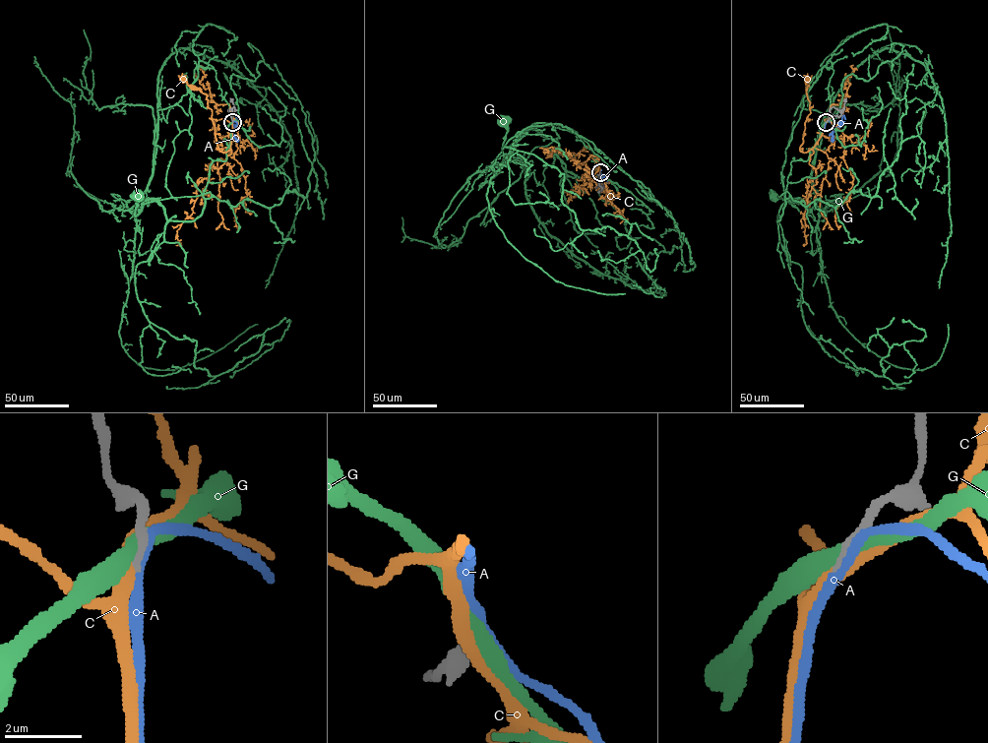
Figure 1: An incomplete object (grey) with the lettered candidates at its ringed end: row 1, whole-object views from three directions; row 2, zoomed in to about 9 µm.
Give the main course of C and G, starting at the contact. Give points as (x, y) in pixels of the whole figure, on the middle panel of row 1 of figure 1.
C: (599, 172), (597, 156), (587, 147), (581, 151), (580, 156), (569, 152), (551, 154)
G: (600, 172), (592, 152), (570, 131), (577, 132), (556, 125), (525, 131), (506, 156), (506, 119)

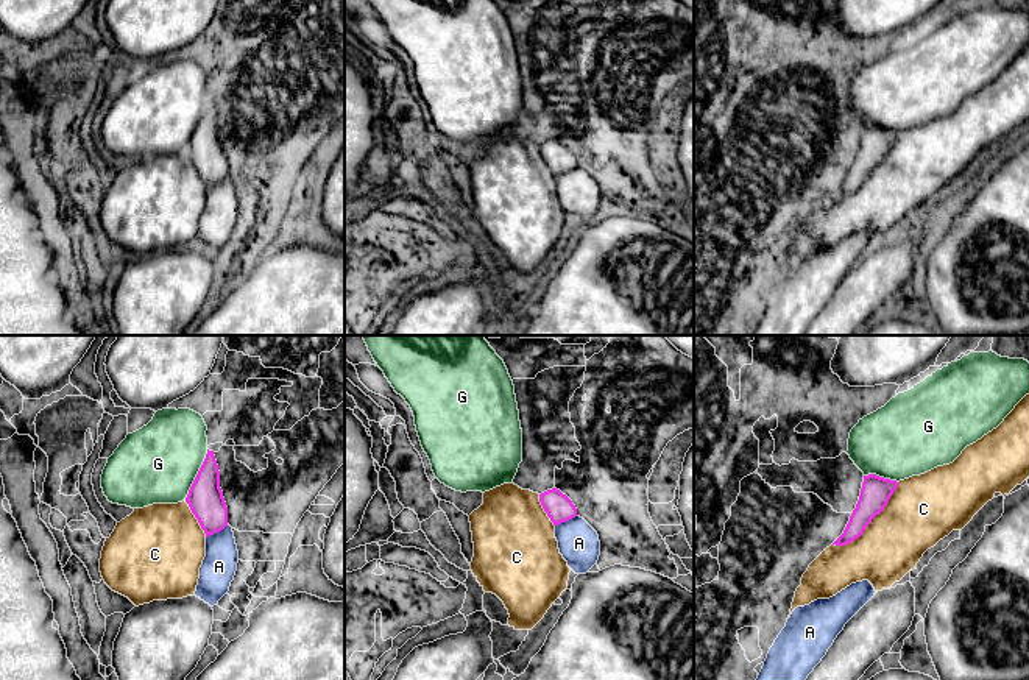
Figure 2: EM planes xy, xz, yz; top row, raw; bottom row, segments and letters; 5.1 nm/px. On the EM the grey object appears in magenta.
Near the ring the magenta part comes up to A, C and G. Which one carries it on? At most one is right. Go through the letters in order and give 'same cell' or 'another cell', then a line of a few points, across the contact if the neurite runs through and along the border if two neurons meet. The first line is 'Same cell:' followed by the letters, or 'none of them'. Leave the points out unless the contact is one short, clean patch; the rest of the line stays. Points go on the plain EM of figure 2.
Same cell: A
A: same cell
C: another cell
G: another cell

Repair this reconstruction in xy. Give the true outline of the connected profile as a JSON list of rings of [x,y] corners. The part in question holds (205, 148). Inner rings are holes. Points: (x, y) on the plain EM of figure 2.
[[[207,100],[186,153],[206,184],[206,207],[200,218],[195,246],[214,257],[228,245],[239,214],[239,201],[232,178],[228,175],[228,158],[220,139],[220,122],[214,101]]]

